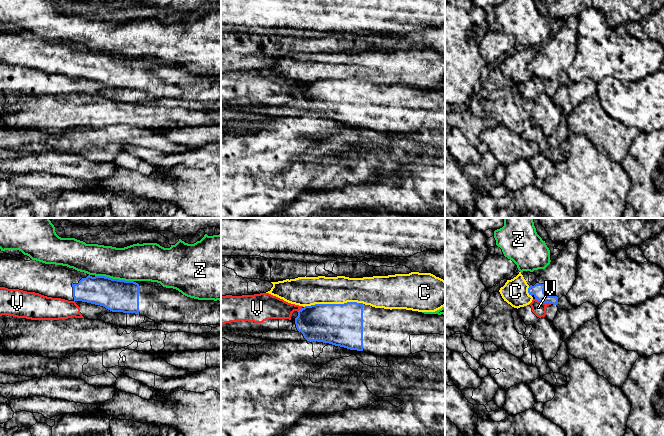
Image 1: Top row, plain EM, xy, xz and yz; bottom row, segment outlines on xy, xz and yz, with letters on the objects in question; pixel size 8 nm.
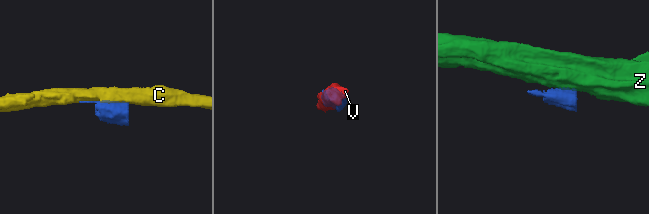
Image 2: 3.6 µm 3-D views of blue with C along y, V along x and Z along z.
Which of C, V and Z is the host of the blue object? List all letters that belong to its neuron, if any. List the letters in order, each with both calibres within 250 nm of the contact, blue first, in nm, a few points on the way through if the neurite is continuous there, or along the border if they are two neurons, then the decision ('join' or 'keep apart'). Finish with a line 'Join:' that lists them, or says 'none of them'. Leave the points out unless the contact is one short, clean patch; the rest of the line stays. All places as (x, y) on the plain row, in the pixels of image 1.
C: 340 nm thick on the blue side, 240 nm on the other; keep apart
V: 100 nm thick on the blue side, 110 nm on the other; border along yz (535, 74), (550, 80); keep apart
Z: 260 nm thick on the blue side, 300 nm on the other; border along xy (95, 51), (133, 57); keep apart
Join: none of them

